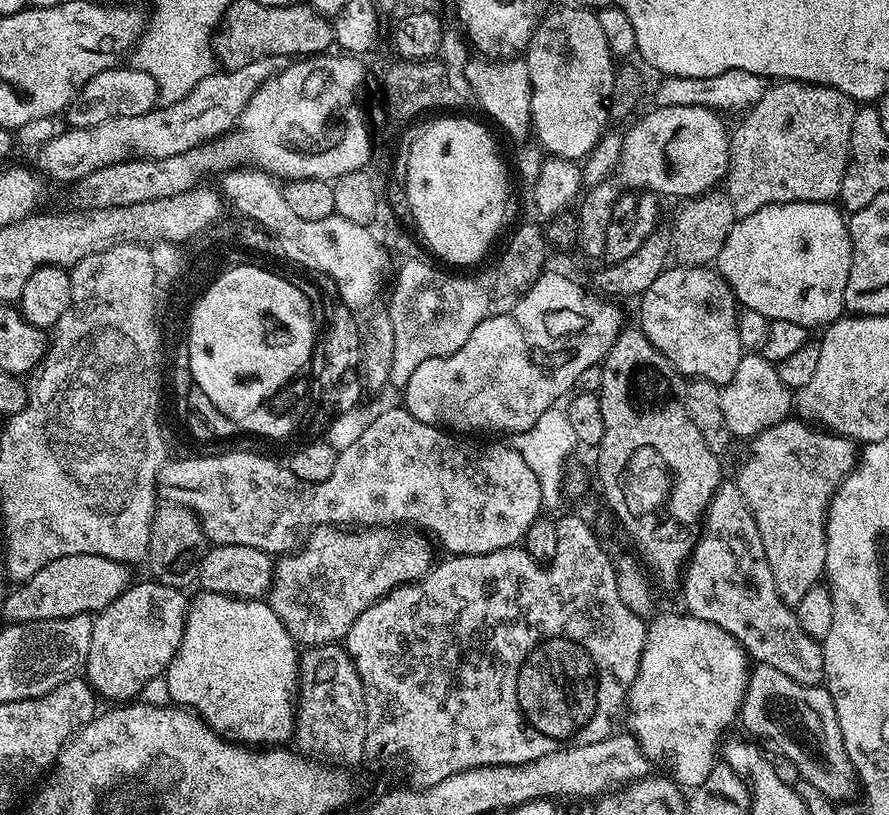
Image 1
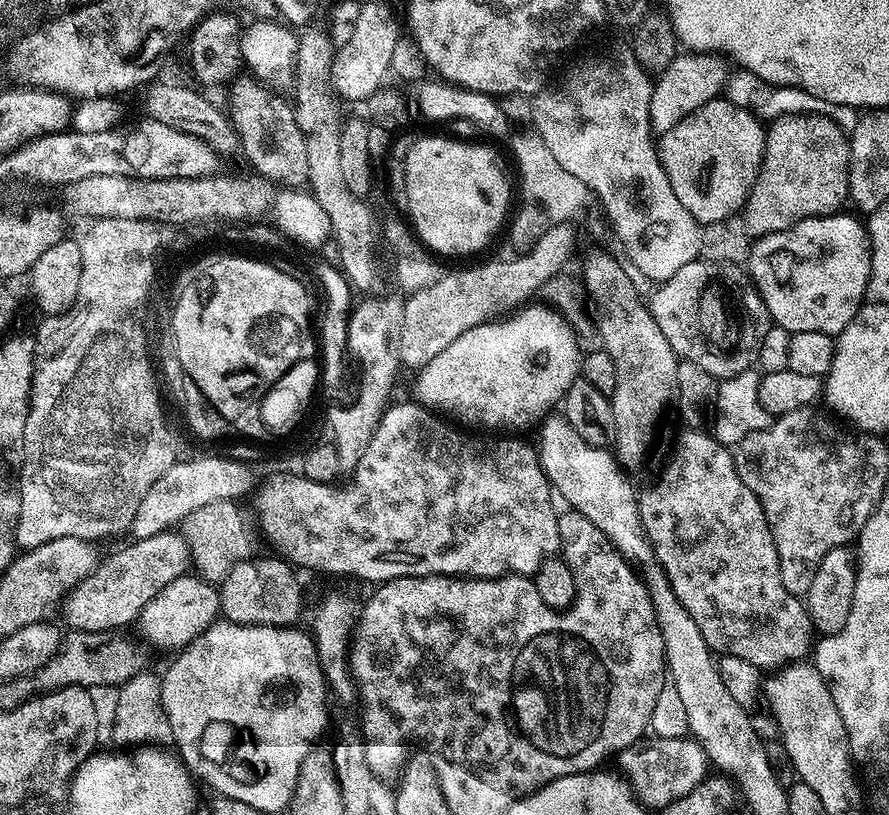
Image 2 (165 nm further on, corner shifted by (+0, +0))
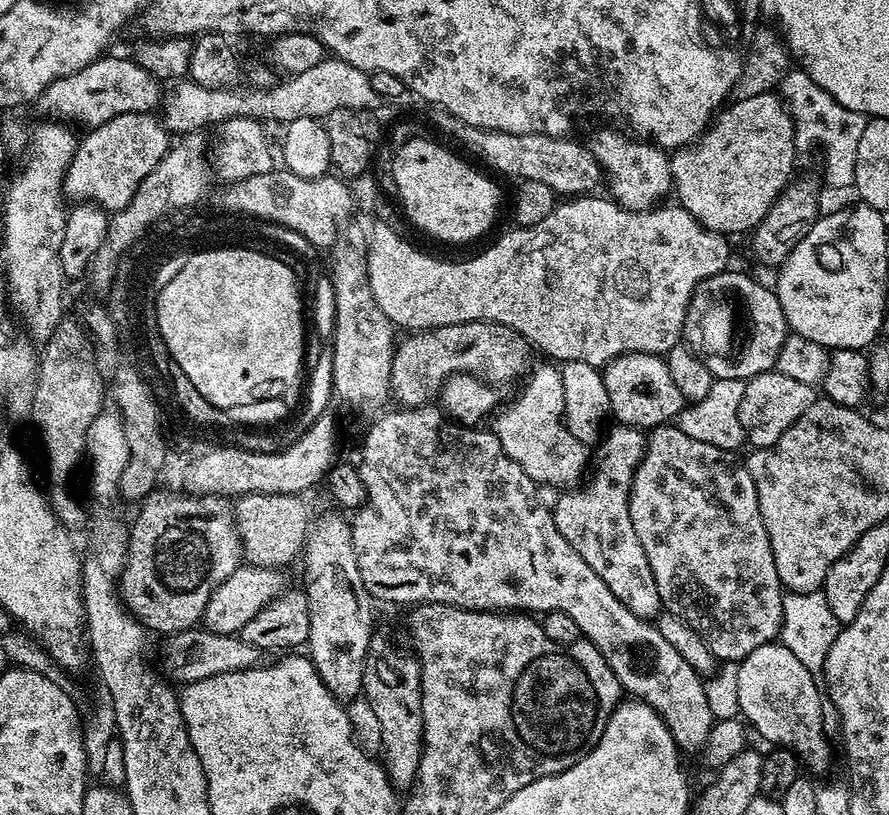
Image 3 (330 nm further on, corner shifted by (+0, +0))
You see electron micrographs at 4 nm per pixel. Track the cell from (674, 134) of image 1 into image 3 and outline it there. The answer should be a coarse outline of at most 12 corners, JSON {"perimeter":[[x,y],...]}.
{"perimeter":[[732,100],[671,153],[679,207],[751,233],[788,187],[792,115]]}

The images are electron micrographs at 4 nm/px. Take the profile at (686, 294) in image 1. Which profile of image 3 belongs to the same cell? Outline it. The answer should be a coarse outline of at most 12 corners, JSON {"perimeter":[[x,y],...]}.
{"perimeter":[[744,272],[696,287],[682,336],[713,377],[775,369],[790,329]]}

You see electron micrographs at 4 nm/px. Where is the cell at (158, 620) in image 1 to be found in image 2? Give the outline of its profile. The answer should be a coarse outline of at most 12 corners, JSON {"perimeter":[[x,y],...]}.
{"perimeter":[[179,576],[140,612],[158,648],[187,648],[221,615],[215,584]]}

